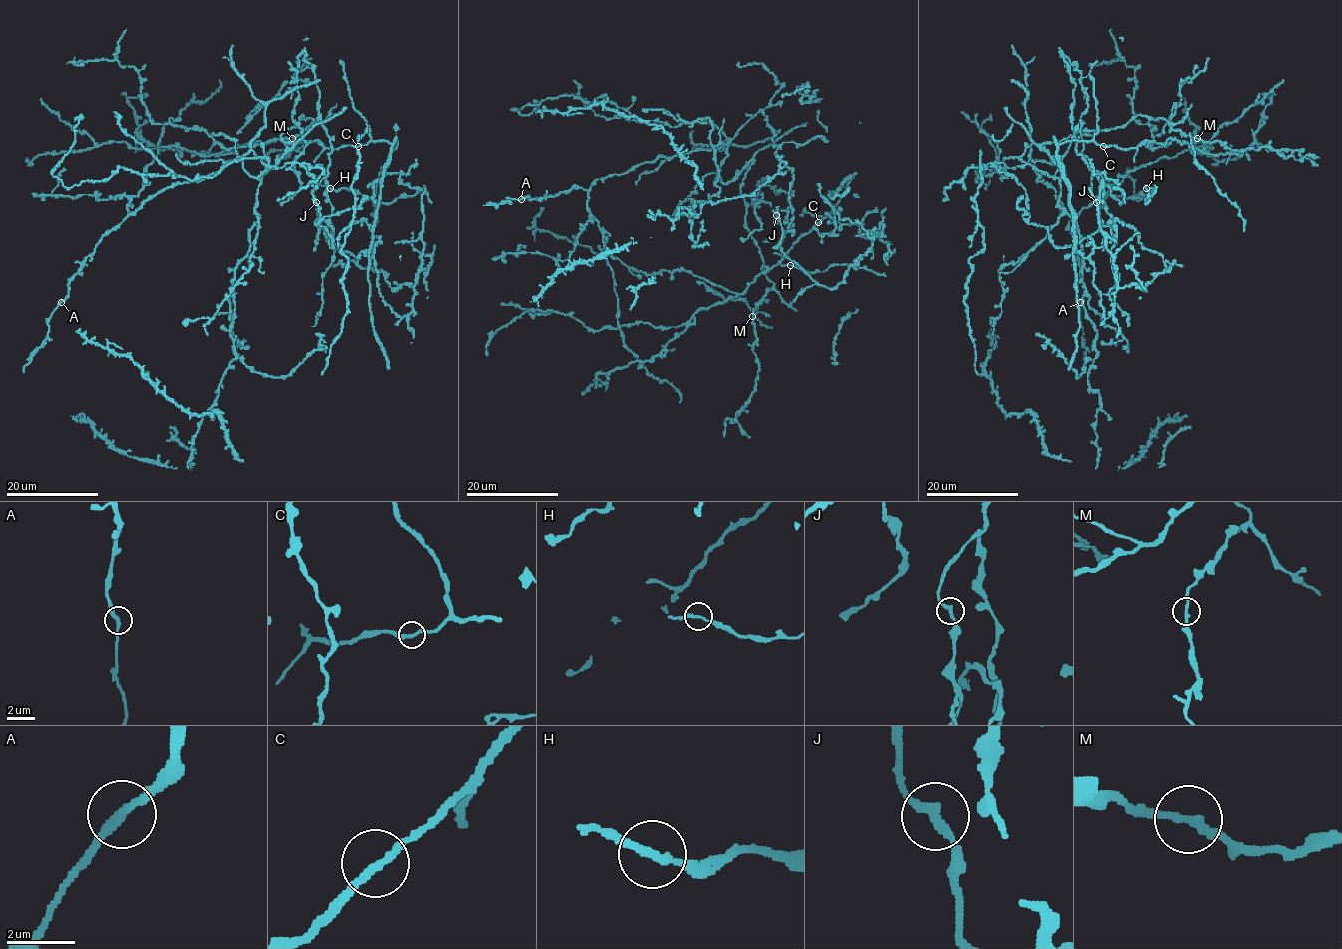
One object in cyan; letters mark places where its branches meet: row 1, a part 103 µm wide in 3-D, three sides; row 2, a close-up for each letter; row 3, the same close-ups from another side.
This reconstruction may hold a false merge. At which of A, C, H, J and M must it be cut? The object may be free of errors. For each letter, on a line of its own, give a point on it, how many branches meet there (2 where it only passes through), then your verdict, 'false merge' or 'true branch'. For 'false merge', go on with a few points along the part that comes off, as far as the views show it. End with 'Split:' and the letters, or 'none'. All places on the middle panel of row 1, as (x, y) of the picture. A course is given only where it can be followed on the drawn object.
A: place (521, 199); branches 2; true branch
C: place (818, 222); branches 2; true branch
H: place (790, 265); branches 2; true branch
J: place (776, 215); branches 2; false merge
M: place (752, 316); branches 2; true branch
Split: J

